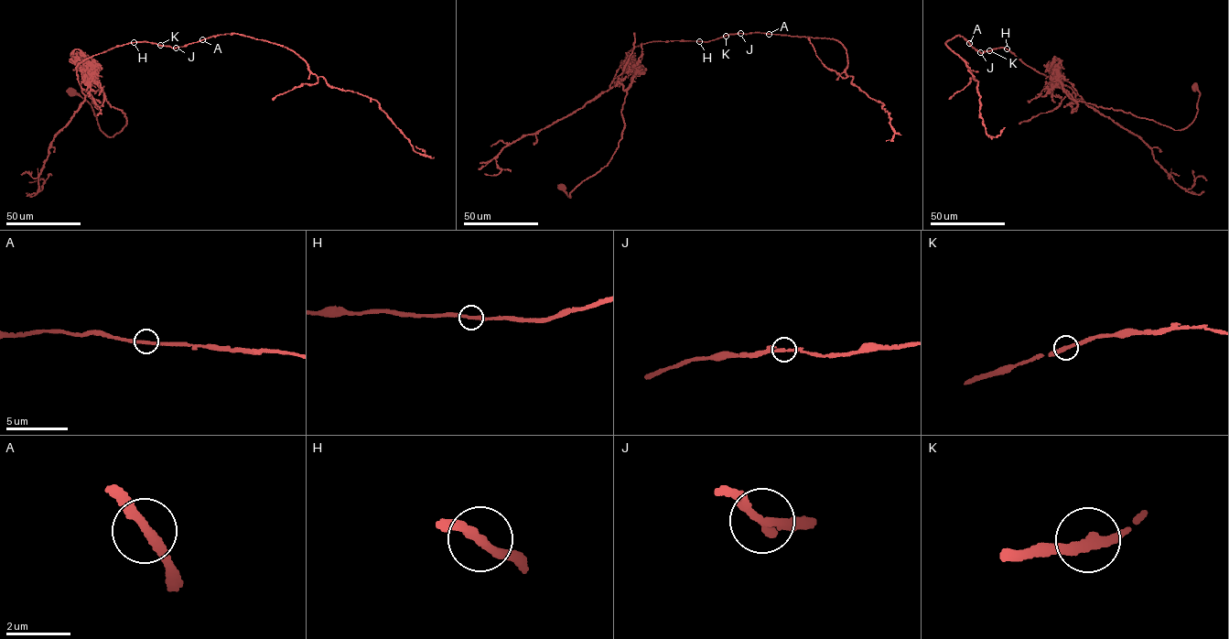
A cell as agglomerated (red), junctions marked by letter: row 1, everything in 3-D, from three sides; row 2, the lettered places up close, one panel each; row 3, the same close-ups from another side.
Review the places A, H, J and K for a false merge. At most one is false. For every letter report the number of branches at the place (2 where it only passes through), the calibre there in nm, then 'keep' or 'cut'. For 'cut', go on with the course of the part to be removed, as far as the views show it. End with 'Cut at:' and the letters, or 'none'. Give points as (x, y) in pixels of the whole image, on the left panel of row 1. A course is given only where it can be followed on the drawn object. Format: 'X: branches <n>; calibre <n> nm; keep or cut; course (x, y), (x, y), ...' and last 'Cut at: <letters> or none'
A: branches 2; calibre 260 nm; keep
H: branches 2; calibre 240 nm; keep
J: branches 2; calibre 200 nm; keep
K: branches 2; calibre 320 nm; keep
Cut at: none

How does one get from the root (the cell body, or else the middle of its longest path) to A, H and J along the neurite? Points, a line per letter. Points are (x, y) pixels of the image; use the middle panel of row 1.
A: (562, 187), (570, 197), (618, 147), (627, 90), (613, 81), (630, 49), (652, 41), (769, 33)
H: (562, 187), (570, 197), (618, 147), (627, 90), (613, 81), (627, 53), (652, 41), (699, 41)
J: (562, 187), (570, 197), (618, 147), (627, 90), (613, 81), (627, 53), (652, 41), (710, 41), (740, 33)

